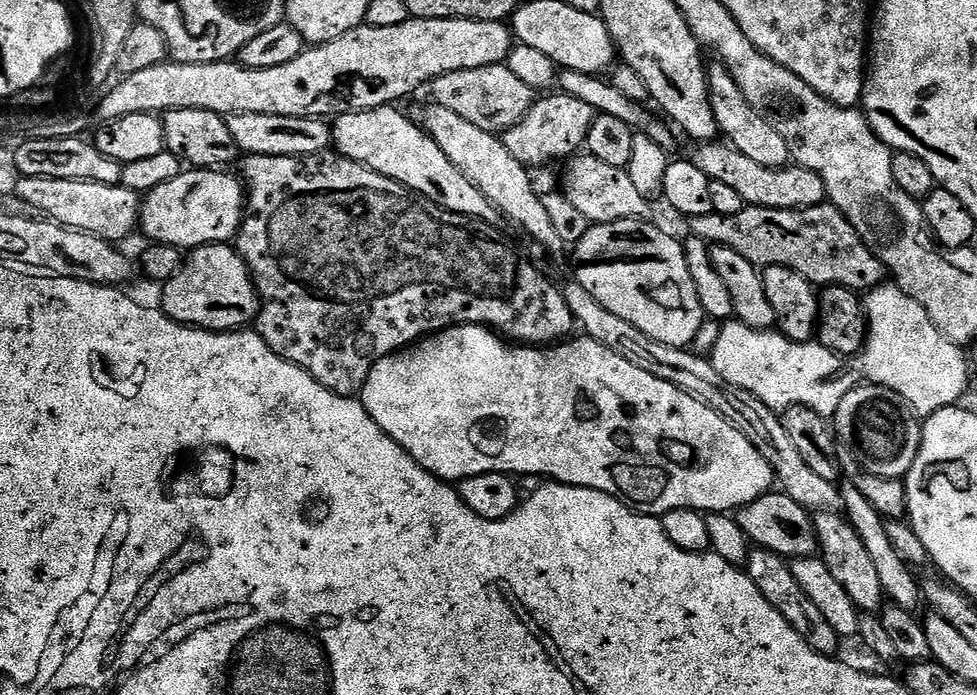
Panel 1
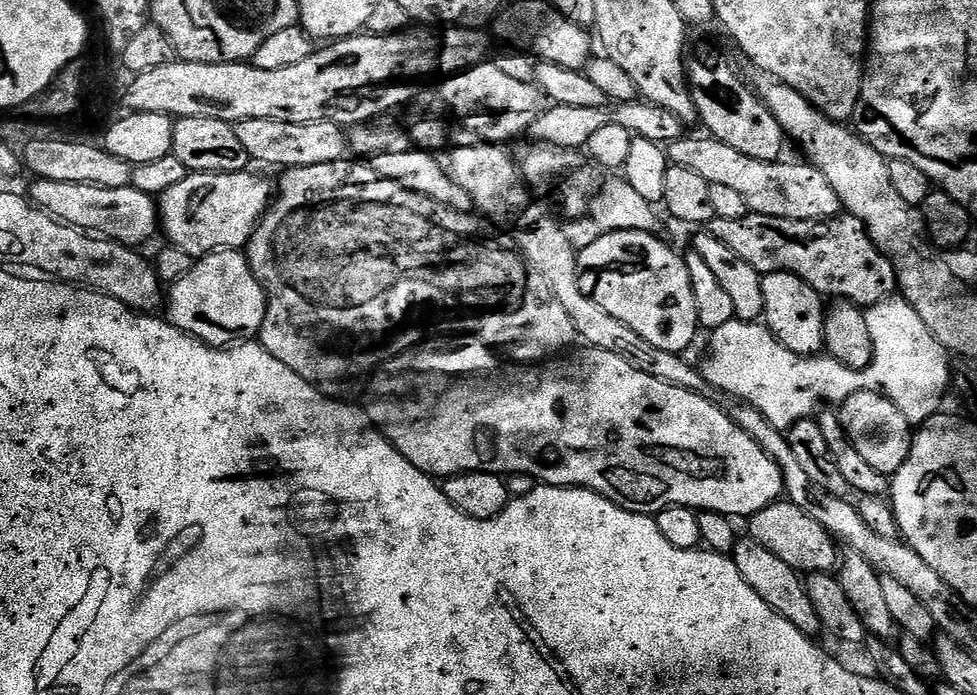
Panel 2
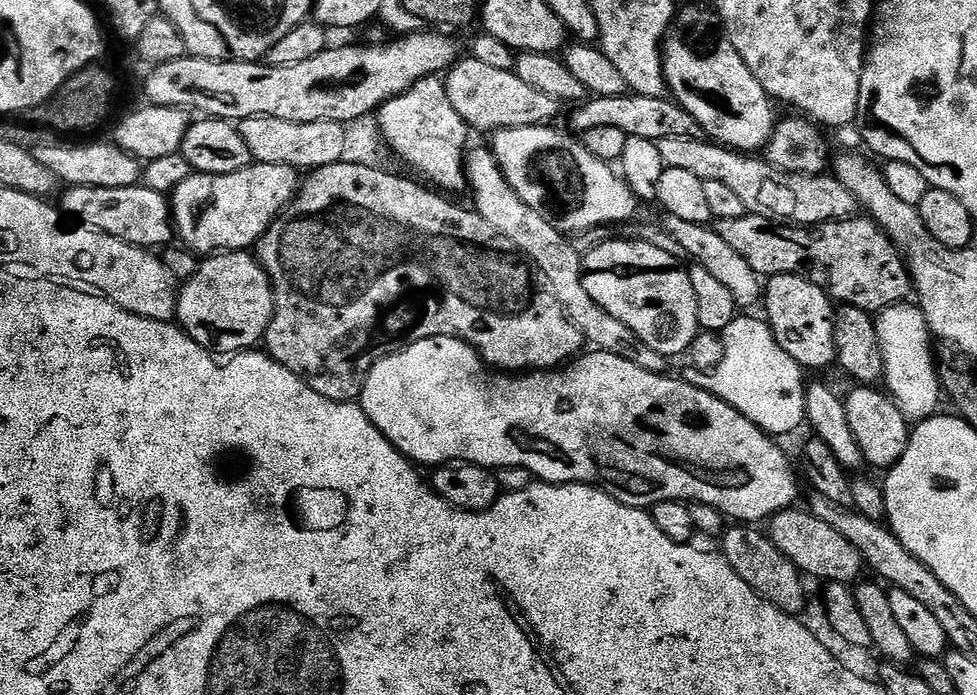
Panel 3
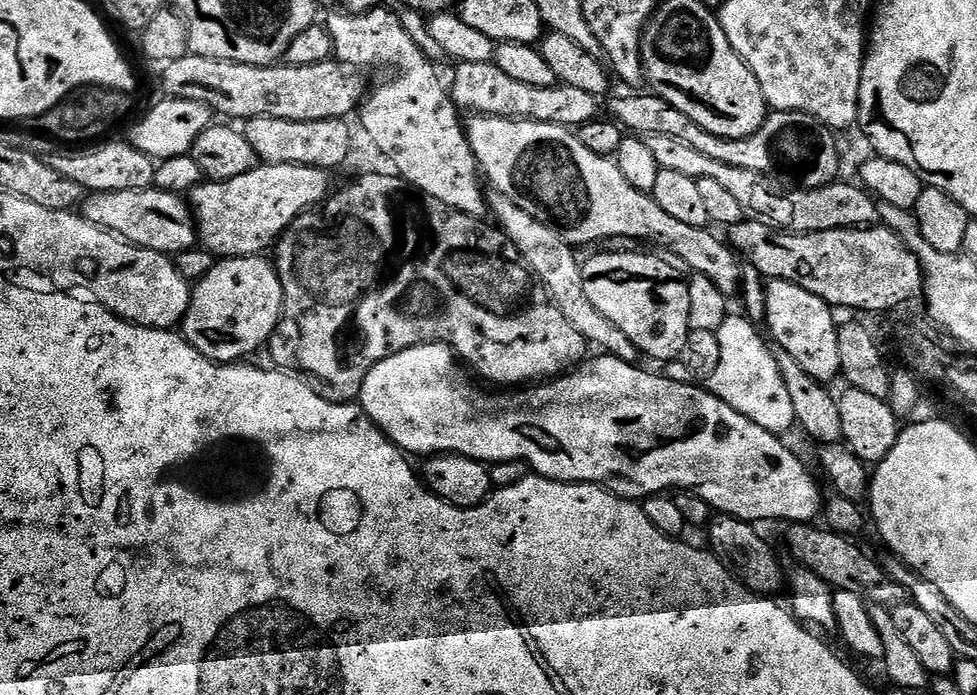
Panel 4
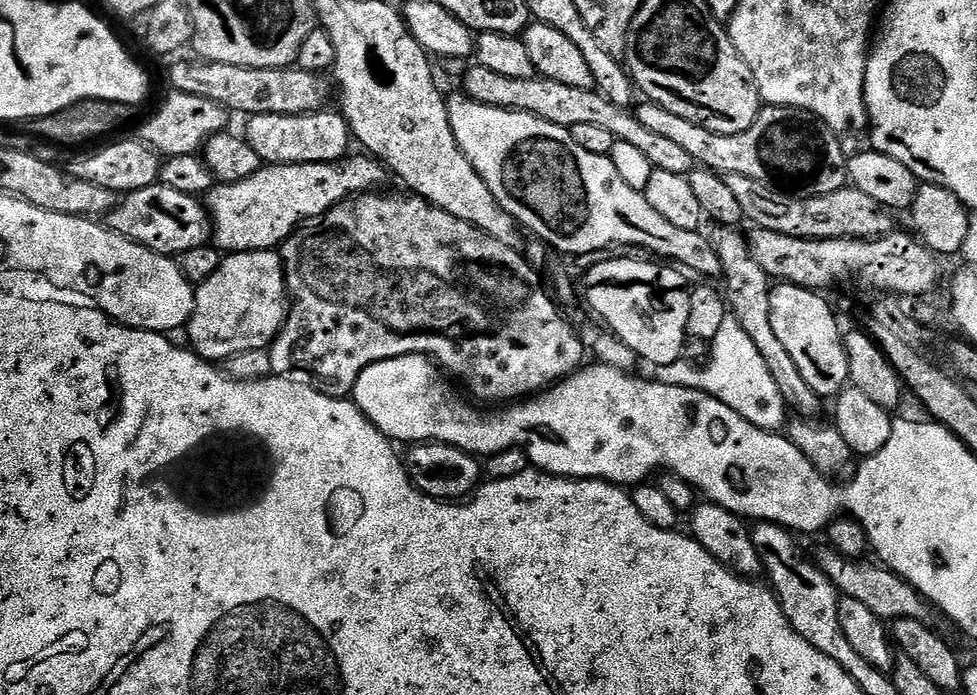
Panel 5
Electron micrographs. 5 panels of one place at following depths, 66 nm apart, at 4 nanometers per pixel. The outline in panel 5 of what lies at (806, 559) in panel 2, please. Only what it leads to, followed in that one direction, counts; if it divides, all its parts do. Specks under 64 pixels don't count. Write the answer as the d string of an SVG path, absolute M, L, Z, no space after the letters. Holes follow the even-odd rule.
M824 546L820 556L818 555L820 569L830 578L830 582L837 592L870 606L870 610L874 610L874 614L878 614L880 620L891 622L910 618L911 620L931 621L933 609L928 601L921 596L917 588L910 586L910 582L906 582L901 576L897 576L895 572L890 571L889 568L876 562L867 564L868 562L864 558L847 560L841 552L836 551L831 546Z

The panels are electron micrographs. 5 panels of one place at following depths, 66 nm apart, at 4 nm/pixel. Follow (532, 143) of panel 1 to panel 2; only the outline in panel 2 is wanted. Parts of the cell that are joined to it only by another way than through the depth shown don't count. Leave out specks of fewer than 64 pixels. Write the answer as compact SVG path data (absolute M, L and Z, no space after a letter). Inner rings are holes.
M637 98L634 102L617 104L611 110L608 108L595 108L594 106L562 106L561 104L552 104L545 108L541 116L536 119L534 126L530 129L530 136L536 142L584 150L587 149L591 136L601 126L606 126L607 124L622 126L625 130L630 130L633 136L641 136L661 146L667 146L672 141L682 138L686 134L684 121L679 120L674 114L670 114L670 110Z

